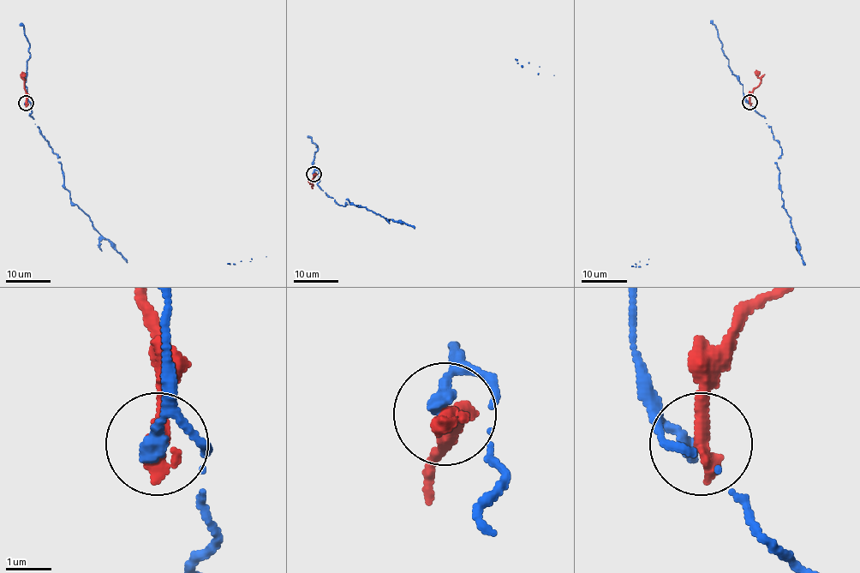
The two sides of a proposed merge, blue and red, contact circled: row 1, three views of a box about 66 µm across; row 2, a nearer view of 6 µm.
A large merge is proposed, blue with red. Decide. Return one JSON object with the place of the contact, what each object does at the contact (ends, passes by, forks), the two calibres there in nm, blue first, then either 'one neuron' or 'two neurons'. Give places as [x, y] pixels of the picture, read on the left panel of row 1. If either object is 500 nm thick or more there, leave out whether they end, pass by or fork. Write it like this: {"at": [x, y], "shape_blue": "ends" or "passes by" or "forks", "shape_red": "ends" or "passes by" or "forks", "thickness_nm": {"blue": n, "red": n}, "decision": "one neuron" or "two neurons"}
{"at": [26, 103], "shape_blue": "ends", "shape_red": "ends", "thickness_nm": {"blue": 300, "red": 400}, "decision": "two neurons"}

